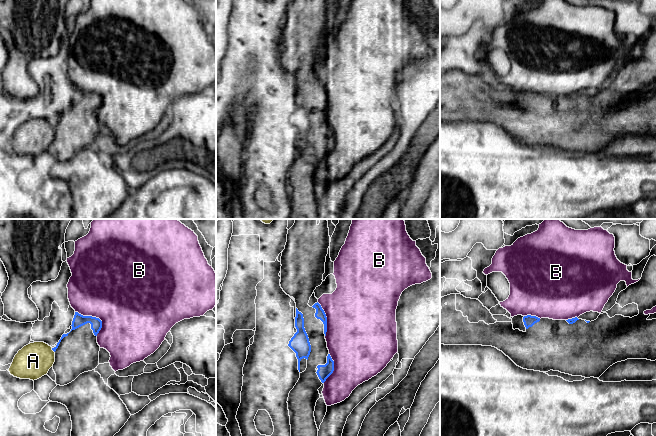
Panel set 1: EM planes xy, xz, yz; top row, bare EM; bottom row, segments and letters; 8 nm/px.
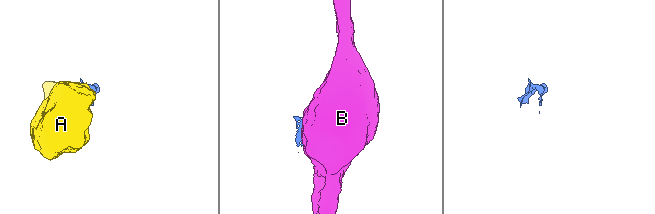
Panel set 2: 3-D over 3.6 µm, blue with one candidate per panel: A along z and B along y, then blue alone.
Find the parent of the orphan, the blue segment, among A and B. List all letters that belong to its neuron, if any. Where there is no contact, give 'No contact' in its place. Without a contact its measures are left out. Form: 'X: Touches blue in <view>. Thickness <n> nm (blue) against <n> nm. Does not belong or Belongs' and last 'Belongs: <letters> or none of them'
A: Touches blue in xy. Thickness 40 nm (blue) against 280 nm. Does not belong
B: Touches blue in xy. Thickness 100 nm (blue) against 500 nm. Does not belong
Belongs: none of them

